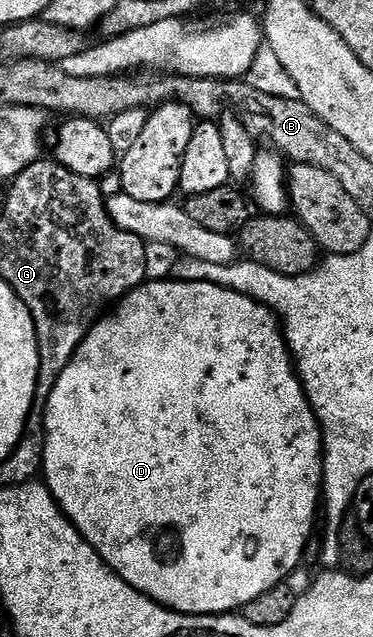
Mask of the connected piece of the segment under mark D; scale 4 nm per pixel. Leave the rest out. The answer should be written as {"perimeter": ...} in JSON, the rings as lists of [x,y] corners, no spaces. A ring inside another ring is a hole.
{"perimeter":[[[174,278],[153,280],[144,282],[139,287],[134,288],[132,292],[128,292],[122,300],[118,301],[114,311],[96,320],[95,325],[87,331],[87,337],[79,343],[79,349],[75,351],[73,358],[65,366],[65,370],[57,378],[57,382],[47,399],[41,476],[47,485],[47,489],[51,491],[55,501],[59,503],[60,510],[71,519],[72,526],[90,542],[93,550],[97,550],[99,557],[126,584],[133,586],[140,594],[154,600],[156,604],[162,604],[163,607],[169,608],[173,612],[182,612],[184,616],[231,614],[236,610],[241,610],[249,602],[253,602],[253,598],[261,598],[261,594],[265,594],[265,590],[280,587],[286,581],[283,579],[302,562],[303,551],[307,548],[307,539],[311,536],[311,527],[315,524],[315,507],[318,504],[320,507],[321,504],[323,431],[319,428],[319,419],[315,416],[311,403],[307,401],[303,384],[299,381],[295,365],[291,359],[291,349],[287,347],[280,321],[266,304],[259,304],[251,297],[233,291],[232,288],[222,288],[209,282],[185,282]]]}

